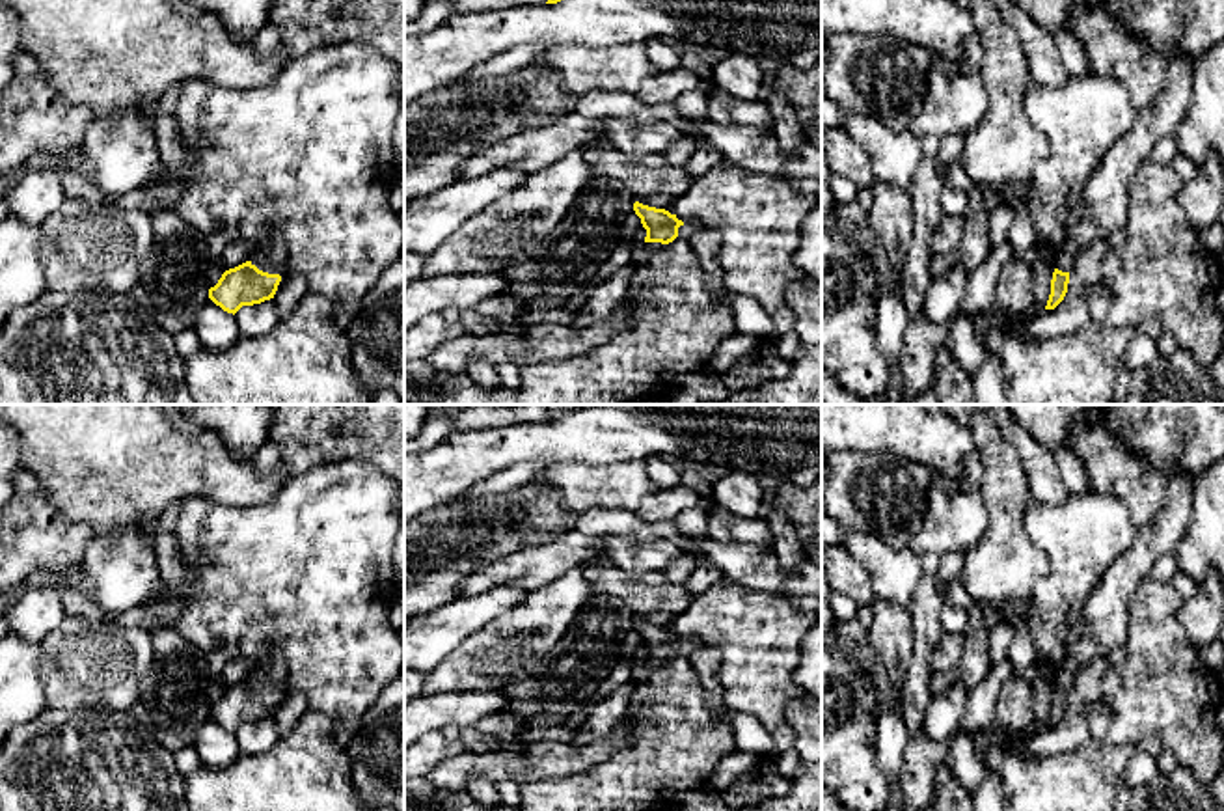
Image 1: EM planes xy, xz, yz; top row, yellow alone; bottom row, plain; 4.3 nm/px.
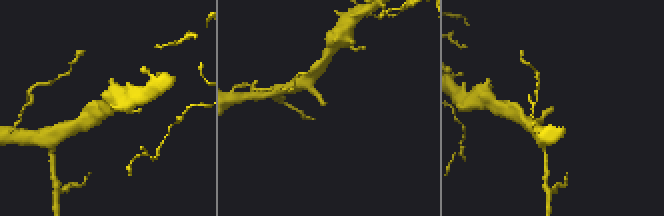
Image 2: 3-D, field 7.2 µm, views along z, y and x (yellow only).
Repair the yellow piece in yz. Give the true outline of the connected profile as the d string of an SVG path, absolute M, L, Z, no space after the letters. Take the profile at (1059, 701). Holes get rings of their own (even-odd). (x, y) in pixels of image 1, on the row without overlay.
M1183 472L1164 477L1164 507L1148 526L1138 529L1133 546L1108 567L1088 595L1082 615L1068 636L1045 727L1054 727L1064 718L1077 673L1127 641L1129 604L1136 585L1151 574L1159 557L1177 546L1187 529L1190 479Z

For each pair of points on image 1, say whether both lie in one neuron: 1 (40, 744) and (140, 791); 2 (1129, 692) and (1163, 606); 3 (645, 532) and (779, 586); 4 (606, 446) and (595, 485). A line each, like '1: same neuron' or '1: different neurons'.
1: same neuron
2: same neuron
3: same neuron
4: different neurons

